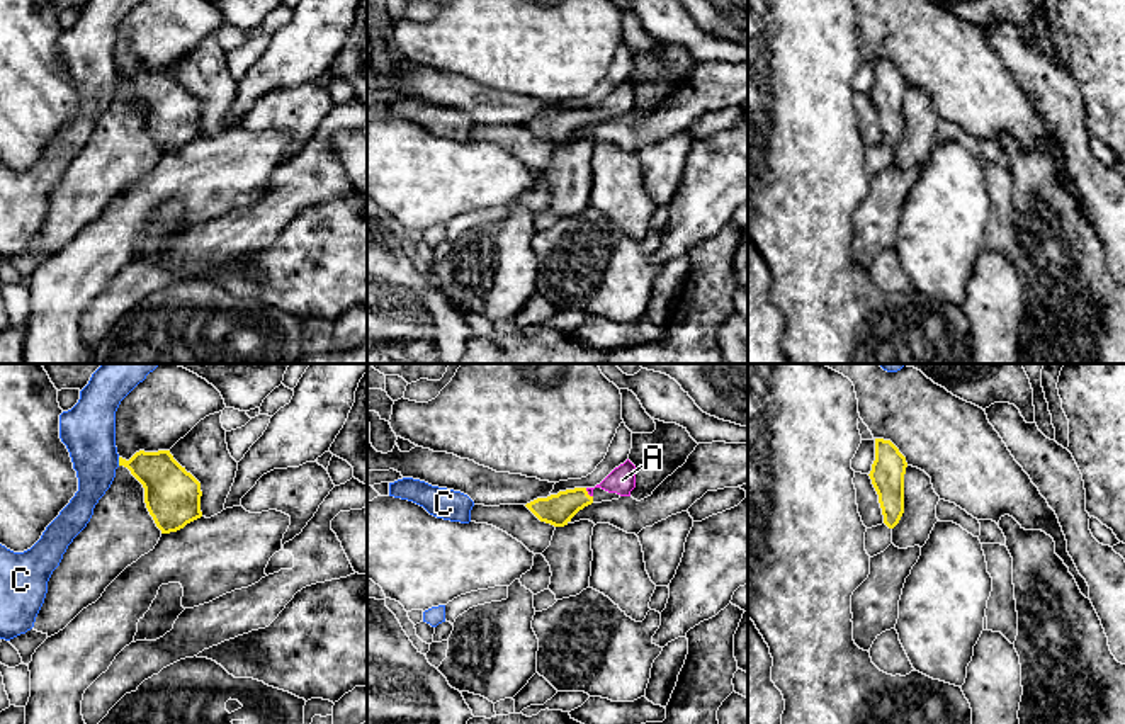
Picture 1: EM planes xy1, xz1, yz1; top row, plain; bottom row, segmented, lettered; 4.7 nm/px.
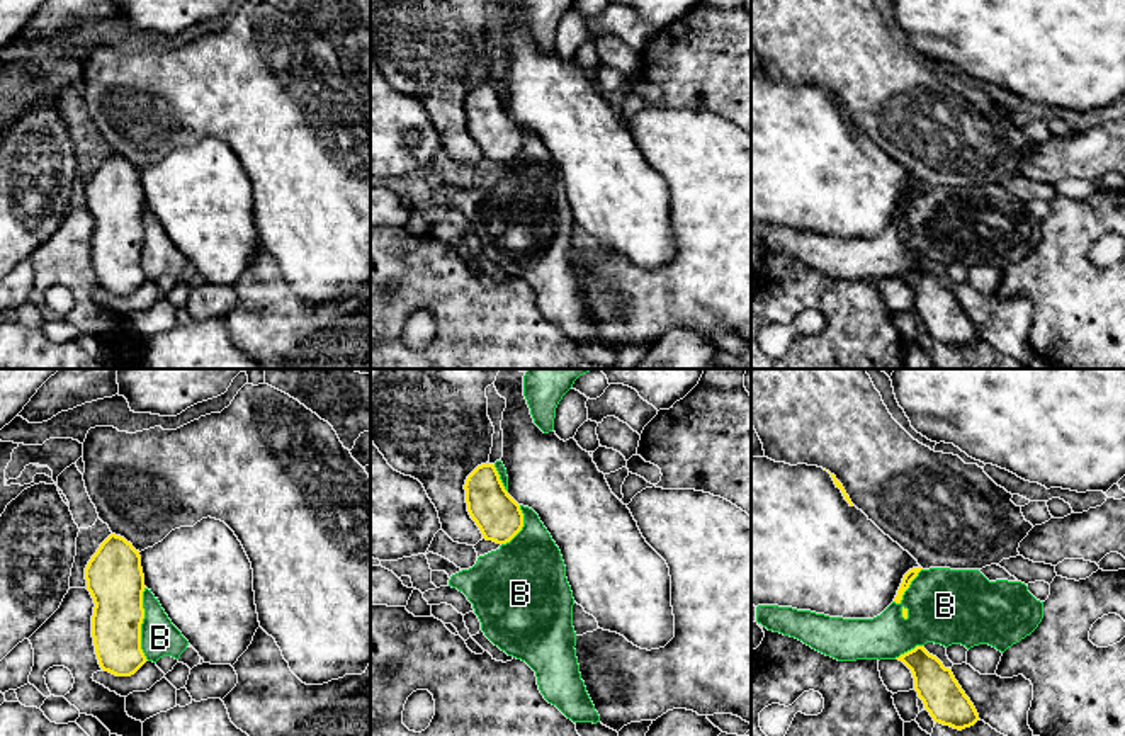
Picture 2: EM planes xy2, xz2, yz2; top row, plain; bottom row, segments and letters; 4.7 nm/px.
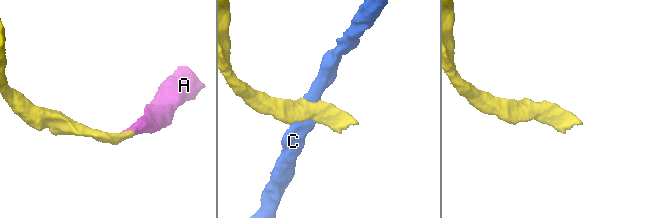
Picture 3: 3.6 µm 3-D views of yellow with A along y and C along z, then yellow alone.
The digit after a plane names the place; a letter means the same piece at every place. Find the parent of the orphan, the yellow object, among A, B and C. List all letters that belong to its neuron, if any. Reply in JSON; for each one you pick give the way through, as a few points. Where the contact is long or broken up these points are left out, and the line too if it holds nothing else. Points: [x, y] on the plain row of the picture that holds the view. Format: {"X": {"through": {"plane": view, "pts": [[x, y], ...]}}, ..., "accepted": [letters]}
{"A": {"through": {"plane": "xz1", "pts": [[559, 128], [587, 113], [595, 106], [622, 99]]}}, "accepted": ["A"]}

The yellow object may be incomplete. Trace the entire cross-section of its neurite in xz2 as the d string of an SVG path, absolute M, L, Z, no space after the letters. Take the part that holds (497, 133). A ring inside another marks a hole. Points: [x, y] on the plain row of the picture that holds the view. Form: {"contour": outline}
{"contour": "M495 83L478 85L466 99L466 122L483 158L510 161L523 146L520 124L505 109Z"}

